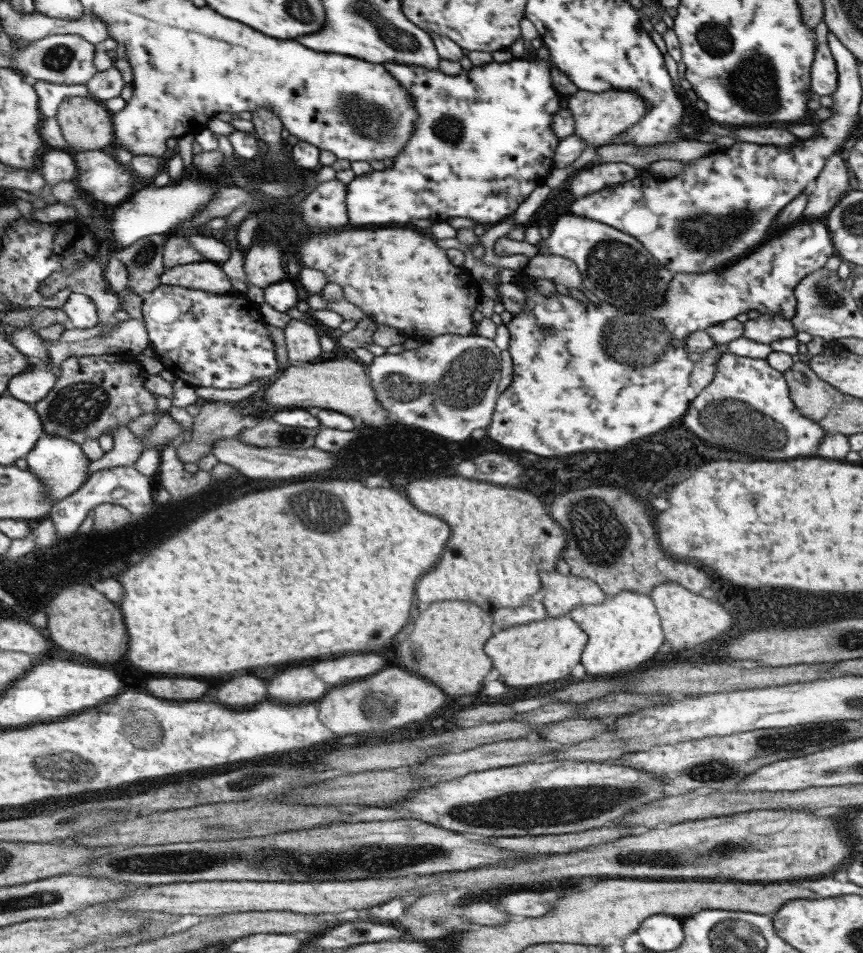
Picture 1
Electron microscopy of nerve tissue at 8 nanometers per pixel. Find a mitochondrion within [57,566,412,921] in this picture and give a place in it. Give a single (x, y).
(175, 861)

